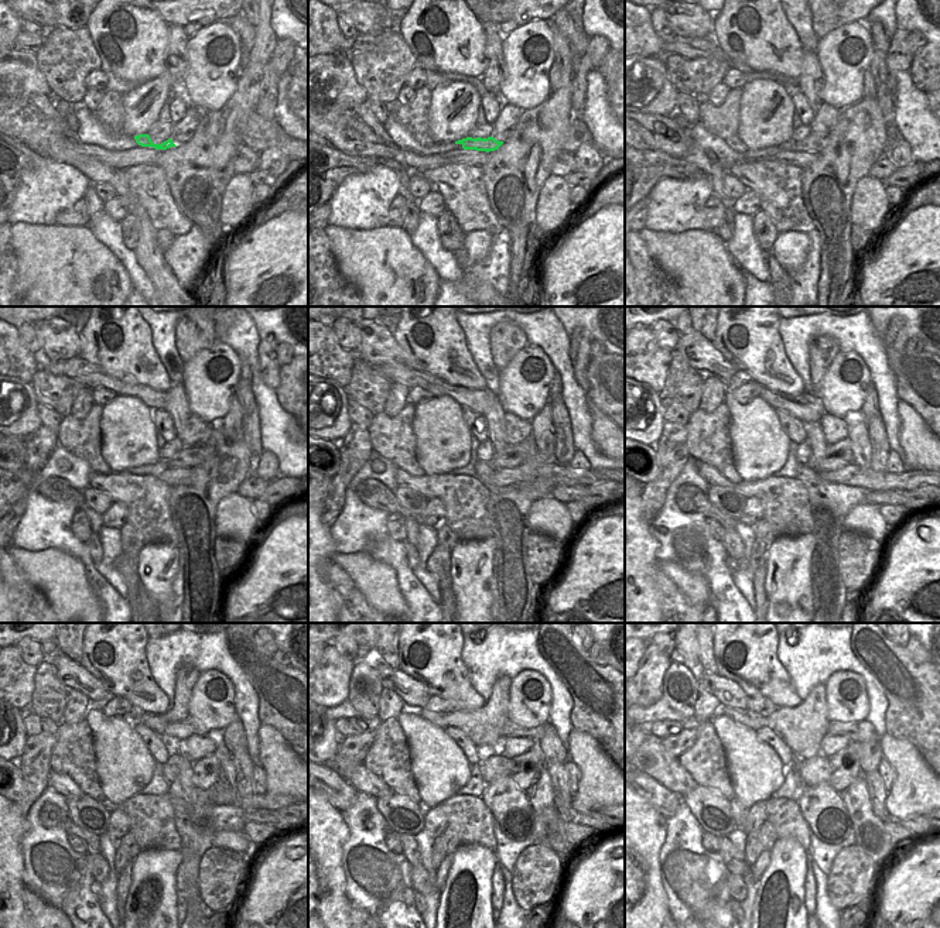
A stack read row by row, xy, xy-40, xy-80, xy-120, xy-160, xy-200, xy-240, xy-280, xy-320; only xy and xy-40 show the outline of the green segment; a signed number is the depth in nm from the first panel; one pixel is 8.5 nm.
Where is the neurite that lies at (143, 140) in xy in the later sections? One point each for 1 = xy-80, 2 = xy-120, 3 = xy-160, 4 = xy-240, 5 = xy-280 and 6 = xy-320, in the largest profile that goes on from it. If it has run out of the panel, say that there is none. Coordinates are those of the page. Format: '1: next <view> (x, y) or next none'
1: next xy-80 (813, 143)
2: next xy-120 (190, 456)
3: next xy-160 (513, 455)
4: next xy-240 (205, 776)
5: next xy-280 (526, 769)
6: next xy-320 (846, 766)

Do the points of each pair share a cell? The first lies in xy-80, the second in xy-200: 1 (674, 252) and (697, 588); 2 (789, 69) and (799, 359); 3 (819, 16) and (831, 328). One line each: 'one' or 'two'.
1: one
2: two
3: two

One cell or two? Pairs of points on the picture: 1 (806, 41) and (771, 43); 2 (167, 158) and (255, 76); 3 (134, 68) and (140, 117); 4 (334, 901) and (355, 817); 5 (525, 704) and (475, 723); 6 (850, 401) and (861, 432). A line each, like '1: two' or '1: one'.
1: two
2: one
3: two
4: two
5: two
6: two

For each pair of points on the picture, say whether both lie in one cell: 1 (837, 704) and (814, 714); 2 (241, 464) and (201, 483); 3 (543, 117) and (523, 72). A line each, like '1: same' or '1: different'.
1: different
2: same
3: different

